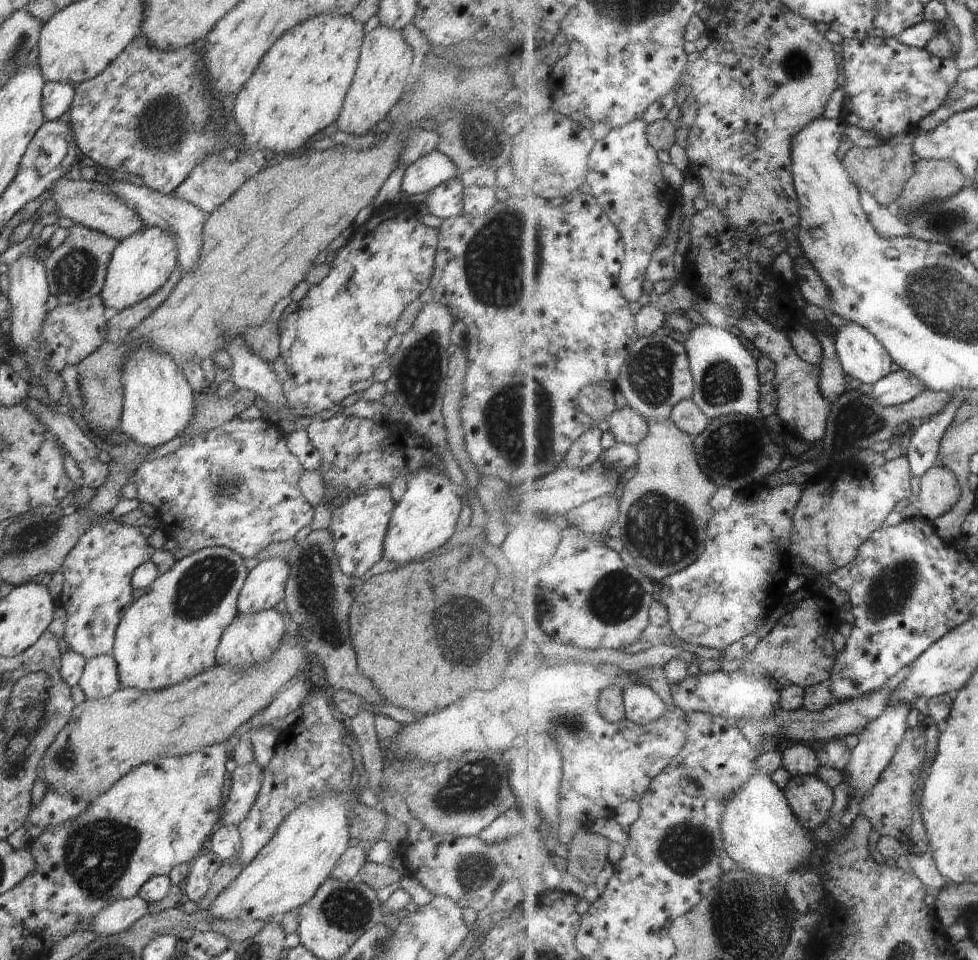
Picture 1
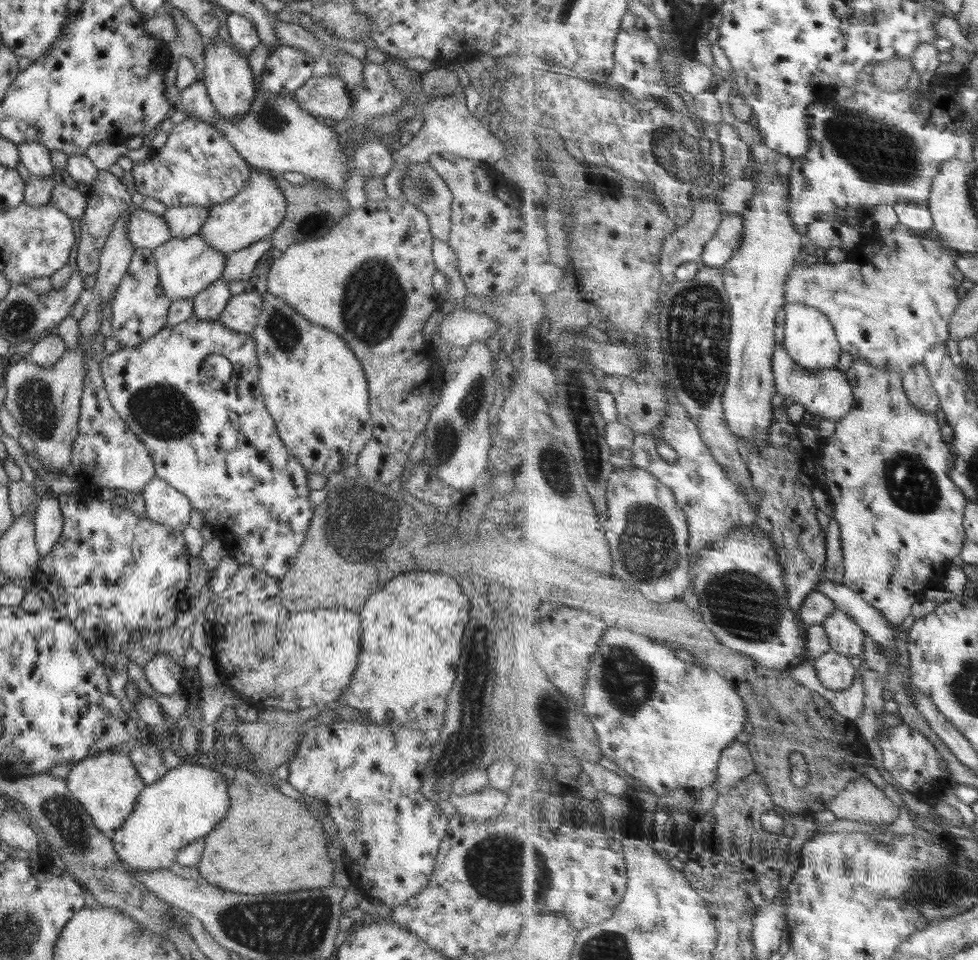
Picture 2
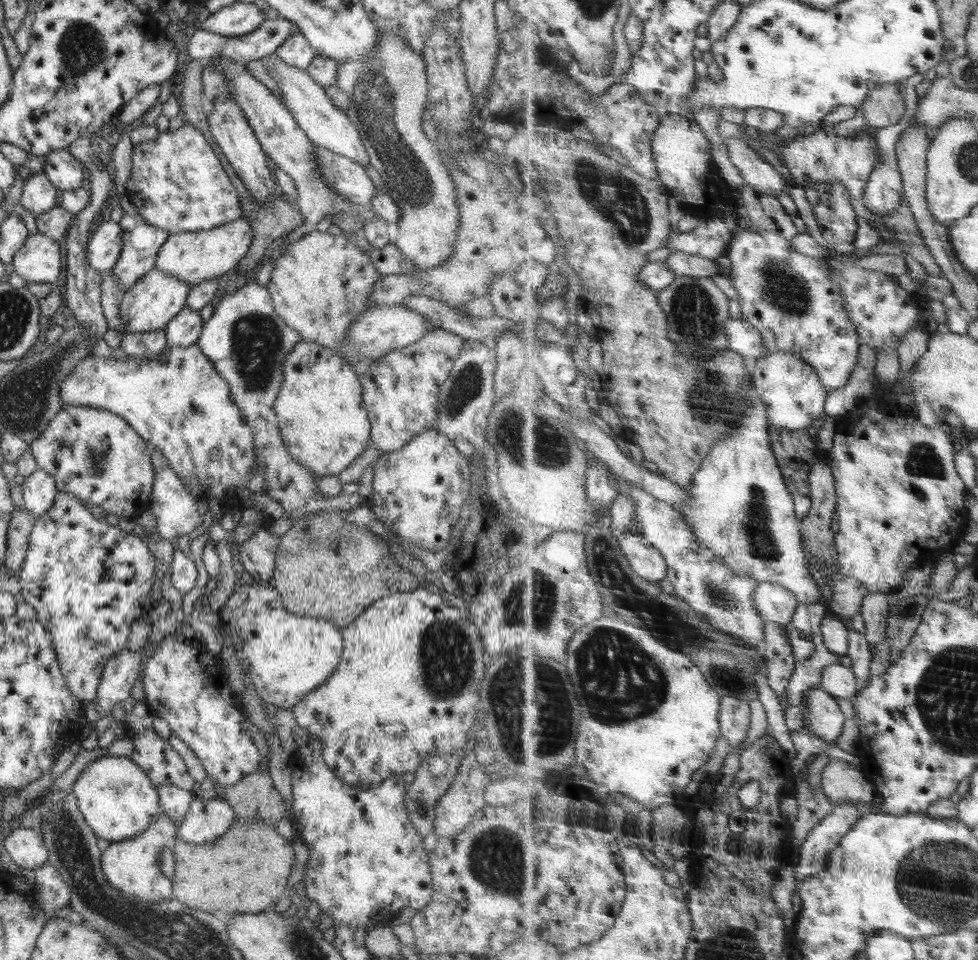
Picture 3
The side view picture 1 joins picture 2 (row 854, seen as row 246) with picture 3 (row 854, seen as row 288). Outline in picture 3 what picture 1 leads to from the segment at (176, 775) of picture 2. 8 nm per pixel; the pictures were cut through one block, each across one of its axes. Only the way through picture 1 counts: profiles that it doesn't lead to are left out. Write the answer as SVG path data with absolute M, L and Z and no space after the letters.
M163 811L156 814L150 826L138 836L125 841L106 843L101 869L106 880L124 896L135 896L141 902L160 902L172 897L172 883L160 870L160 854L176 842L178 826Z

